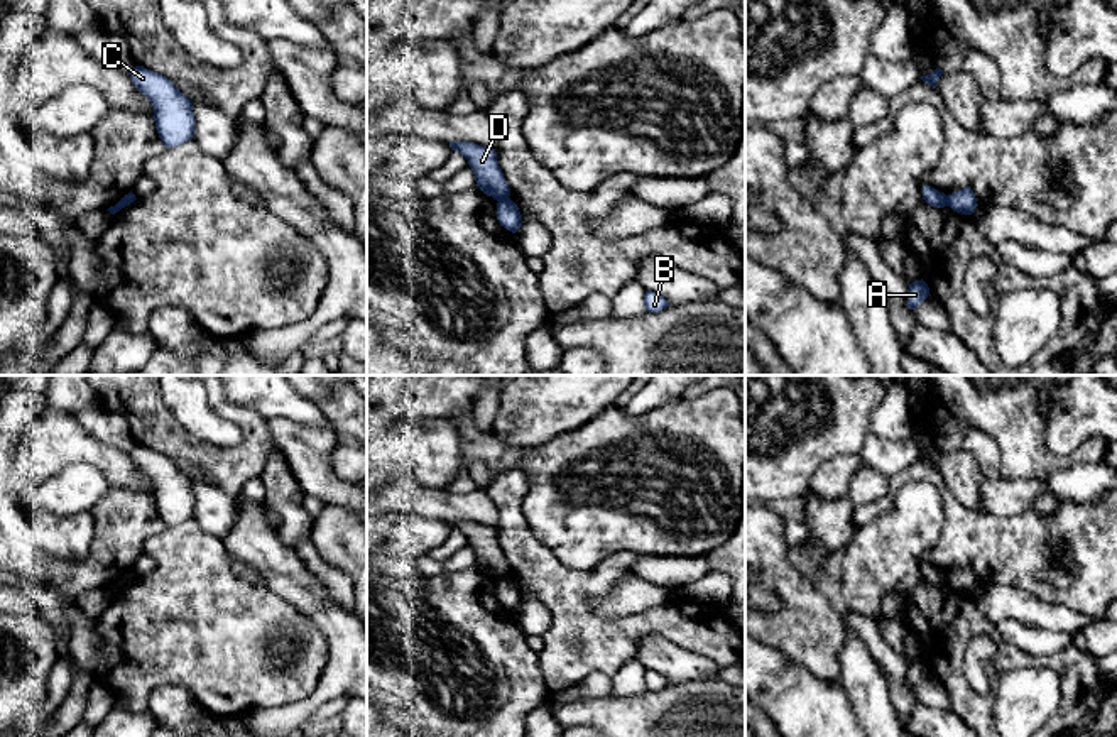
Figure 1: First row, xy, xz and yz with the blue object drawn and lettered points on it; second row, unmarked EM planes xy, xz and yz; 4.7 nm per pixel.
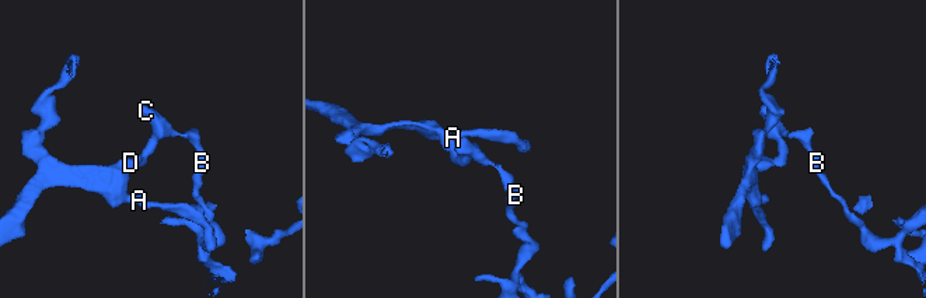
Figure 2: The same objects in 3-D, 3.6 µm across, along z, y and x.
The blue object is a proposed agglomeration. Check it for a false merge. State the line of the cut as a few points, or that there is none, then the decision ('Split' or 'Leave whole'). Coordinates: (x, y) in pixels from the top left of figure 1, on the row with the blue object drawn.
Split along xz (507, 196), (499, 201). Split

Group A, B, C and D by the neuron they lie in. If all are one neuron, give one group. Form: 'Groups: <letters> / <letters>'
Groups: A D / B C

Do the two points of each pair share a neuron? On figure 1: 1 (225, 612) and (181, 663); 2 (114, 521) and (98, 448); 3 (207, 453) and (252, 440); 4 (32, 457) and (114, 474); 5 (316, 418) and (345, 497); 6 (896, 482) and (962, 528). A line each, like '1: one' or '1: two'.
1: one
2: two
3: one
4: one
5: two
6: one

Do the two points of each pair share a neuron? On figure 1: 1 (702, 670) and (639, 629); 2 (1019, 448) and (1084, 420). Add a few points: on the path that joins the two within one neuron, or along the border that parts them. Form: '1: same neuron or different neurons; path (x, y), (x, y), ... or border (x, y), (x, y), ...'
1: different neurons; border (686, 649), (648, 634), (636, 658)
2: different neurons; border (1040, 398), (1045, 445), (1055, 453), (1072, 453)

